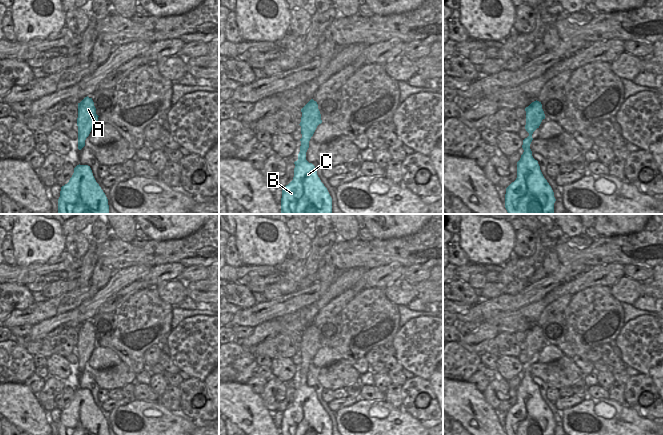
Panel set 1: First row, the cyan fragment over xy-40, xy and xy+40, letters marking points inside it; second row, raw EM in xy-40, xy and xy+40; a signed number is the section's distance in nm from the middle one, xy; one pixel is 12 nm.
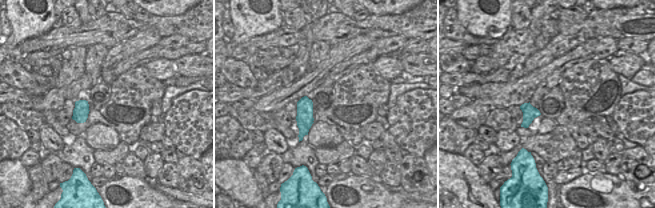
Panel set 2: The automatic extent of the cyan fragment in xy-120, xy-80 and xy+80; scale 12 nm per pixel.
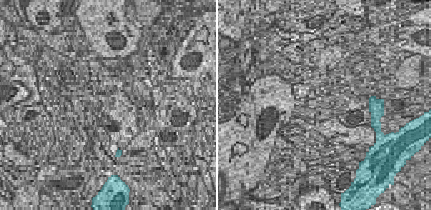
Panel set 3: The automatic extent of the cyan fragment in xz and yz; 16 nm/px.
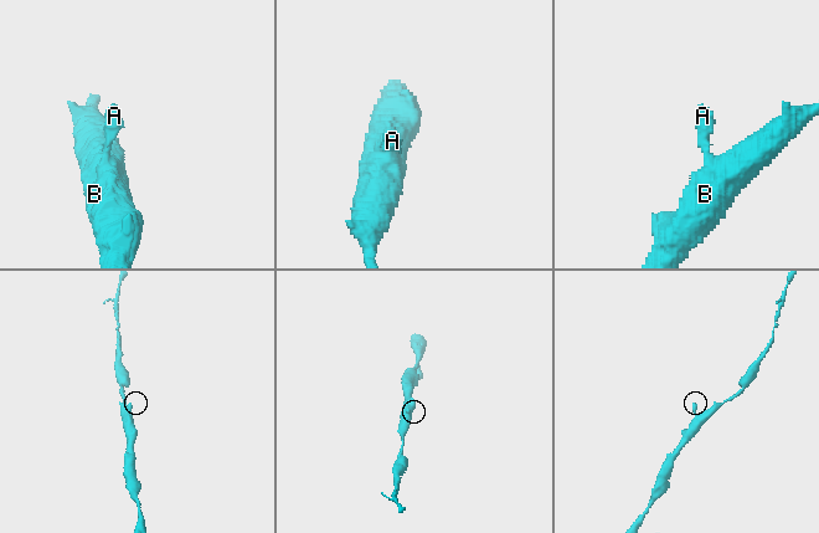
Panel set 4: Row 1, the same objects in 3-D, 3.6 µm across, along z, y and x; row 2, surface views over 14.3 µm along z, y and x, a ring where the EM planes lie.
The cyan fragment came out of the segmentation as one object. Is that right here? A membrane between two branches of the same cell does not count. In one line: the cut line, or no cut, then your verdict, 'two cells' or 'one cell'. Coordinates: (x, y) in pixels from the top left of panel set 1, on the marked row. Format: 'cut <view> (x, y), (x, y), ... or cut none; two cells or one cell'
cut none; one cell

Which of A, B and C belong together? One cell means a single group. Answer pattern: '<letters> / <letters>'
A B C

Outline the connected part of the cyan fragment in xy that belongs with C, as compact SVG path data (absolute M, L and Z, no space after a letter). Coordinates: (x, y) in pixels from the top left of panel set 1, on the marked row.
M311 99L301 112L300 152L294 162L293 180L282 188L281 213L332 214L332 198L318 177L315 166L306 160L309 141L322 123L317 102Z

